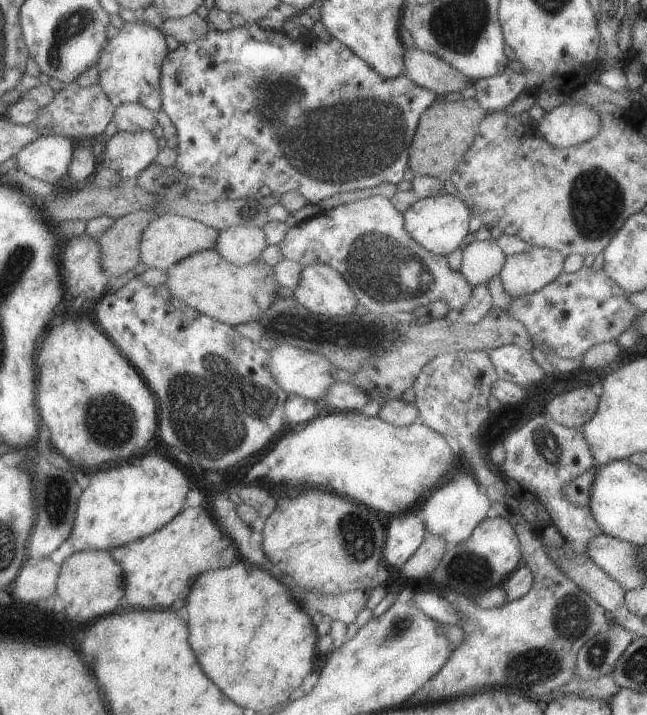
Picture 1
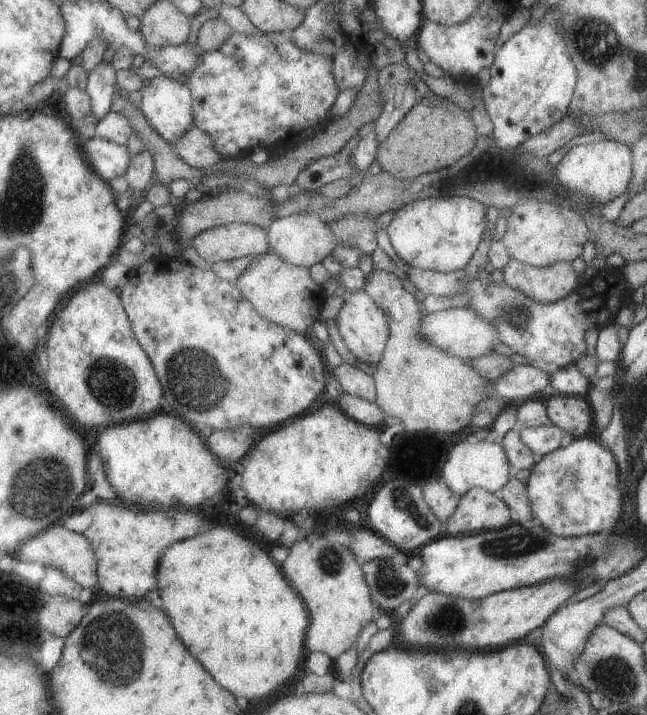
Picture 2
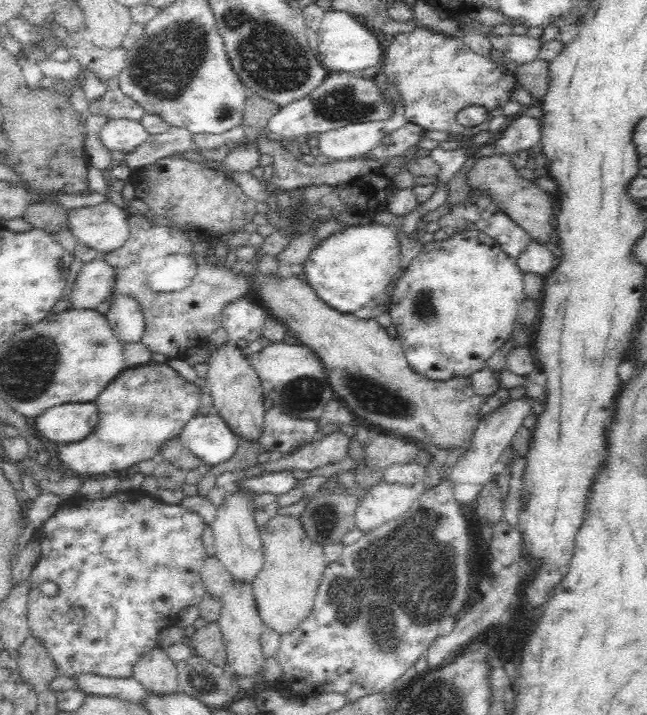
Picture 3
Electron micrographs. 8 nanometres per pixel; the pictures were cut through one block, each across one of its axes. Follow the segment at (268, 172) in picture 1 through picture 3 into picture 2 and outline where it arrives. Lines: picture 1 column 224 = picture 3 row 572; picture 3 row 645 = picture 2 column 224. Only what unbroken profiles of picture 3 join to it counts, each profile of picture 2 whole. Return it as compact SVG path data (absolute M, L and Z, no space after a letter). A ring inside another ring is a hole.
M288 32L265 33L259 38L235 33L221 50L204 51L198 68L186 78L193 94L195 127L213 138L215 150L224 158L246 158L257 146L268 150L292 147L311 138L332 120L333 103L341 92L333 66L334 58L299 48Z

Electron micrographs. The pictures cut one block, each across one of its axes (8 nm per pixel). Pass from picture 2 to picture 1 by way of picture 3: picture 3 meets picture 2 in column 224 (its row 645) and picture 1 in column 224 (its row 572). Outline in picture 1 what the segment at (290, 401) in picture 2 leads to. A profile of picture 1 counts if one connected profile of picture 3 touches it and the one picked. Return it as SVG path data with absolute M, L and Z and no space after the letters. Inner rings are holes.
M136 275L123 288L117 292L109 293L99 300L96 304L94 318L97 319L103 330L113 339L113 342L123 351L123 354L131 361L134 367L137 367L144 379L148 382L154 394L161 400L161 440L165 444L169 444L171 448L181 448L187 454L191 454L195 460L201 460L201 464L205 464L205 468L215 468L215 470L223 470L225 468L233 468L233 464L241 462L247 456L253 456L261 450L265 450L267 446L273 444L273 440L285 429L286 418L286 402L290 394L282 389L282 386L274 378L270 369L270 352L263 349L261 344L253 339L243 336L237 332L233 325L221 322L208 314L199 312L196 308L189 306L186 302L179 300L171 289L165 285L153 286L144 282L141 275Z

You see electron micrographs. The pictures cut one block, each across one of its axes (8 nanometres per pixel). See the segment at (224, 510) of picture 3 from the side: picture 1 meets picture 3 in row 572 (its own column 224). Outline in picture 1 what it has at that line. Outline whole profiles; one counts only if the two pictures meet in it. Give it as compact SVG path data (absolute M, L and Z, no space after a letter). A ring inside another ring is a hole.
M232 226L220 232L216 250L229 262L246 265L261 259L269 245L263 228Z

